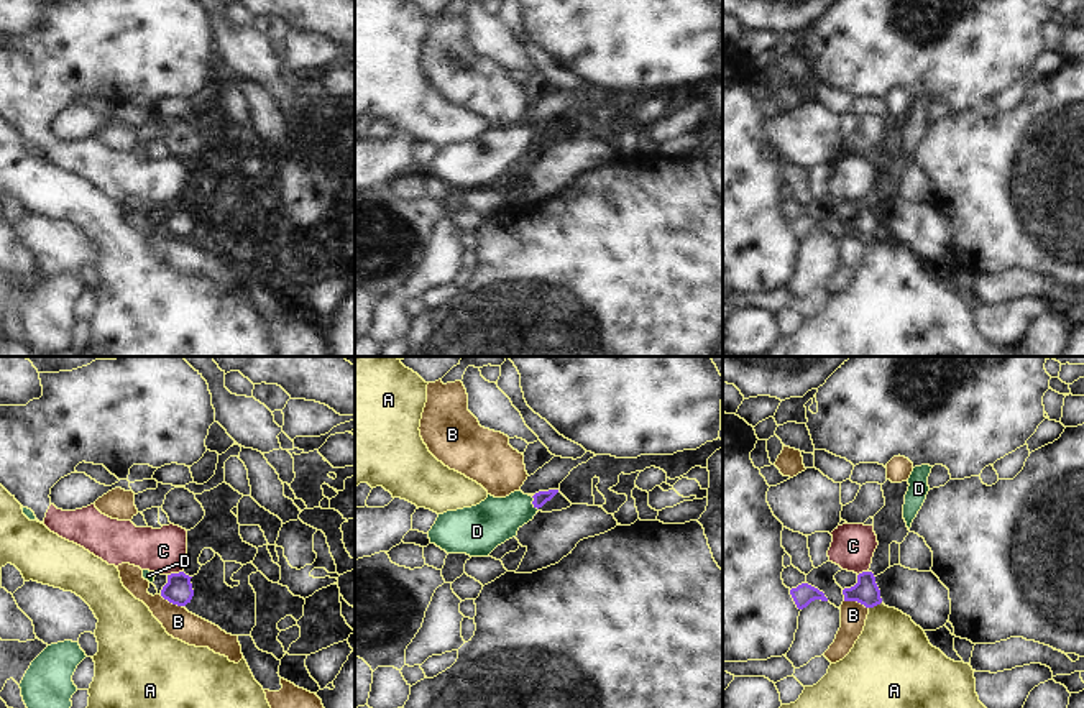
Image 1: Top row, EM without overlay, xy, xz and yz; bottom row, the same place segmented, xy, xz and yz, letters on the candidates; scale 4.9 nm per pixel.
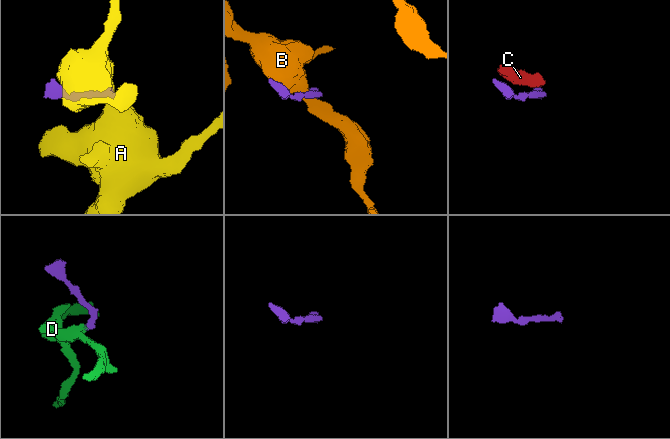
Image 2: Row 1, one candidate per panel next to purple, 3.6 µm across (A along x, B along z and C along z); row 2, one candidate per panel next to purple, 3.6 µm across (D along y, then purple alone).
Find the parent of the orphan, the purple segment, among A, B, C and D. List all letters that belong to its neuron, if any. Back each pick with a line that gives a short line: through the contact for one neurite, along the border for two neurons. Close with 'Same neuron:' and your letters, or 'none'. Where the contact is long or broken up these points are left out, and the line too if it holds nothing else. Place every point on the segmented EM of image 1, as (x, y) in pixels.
D: xz (541, 498), (532, 503), (488, 524)
Same neuron: D

